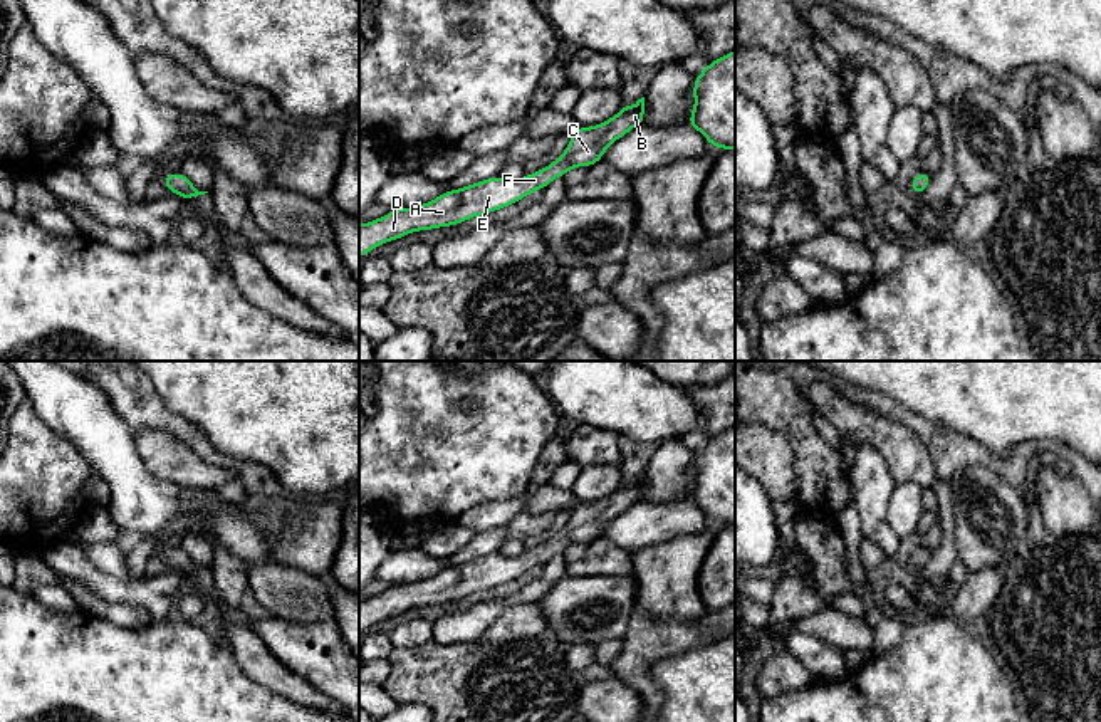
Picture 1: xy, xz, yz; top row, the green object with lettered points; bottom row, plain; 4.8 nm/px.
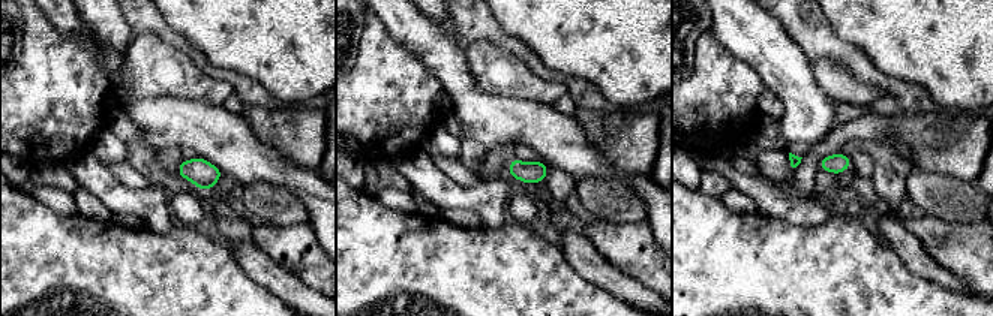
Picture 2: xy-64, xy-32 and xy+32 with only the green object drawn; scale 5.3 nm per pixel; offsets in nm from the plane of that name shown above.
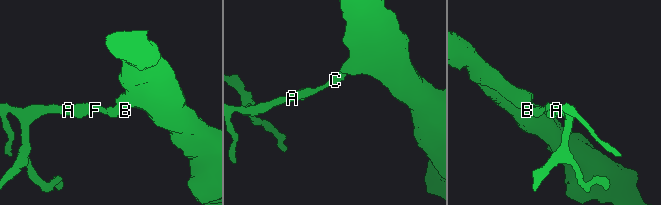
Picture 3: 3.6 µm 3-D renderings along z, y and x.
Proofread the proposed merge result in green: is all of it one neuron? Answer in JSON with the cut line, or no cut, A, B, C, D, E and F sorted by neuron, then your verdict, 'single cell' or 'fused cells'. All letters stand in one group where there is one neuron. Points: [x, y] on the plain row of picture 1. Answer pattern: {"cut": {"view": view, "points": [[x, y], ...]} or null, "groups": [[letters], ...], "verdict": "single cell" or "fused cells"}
{"cut": null, "groups": [["A", "B", "C", "D", "E", "F"]], "verdict": "single cell"}

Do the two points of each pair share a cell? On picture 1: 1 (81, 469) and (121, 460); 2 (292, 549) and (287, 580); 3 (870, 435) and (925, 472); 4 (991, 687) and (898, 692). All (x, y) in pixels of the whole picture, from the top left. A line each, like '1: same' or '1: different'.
1: different
2: different
3: same
4: same

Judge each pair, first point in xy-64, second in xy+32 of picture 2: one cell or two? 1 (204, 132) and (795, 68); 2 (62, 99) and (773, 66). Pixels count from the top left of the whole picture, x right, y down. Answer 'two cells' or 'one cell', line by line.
1: one cell
2: two cells

